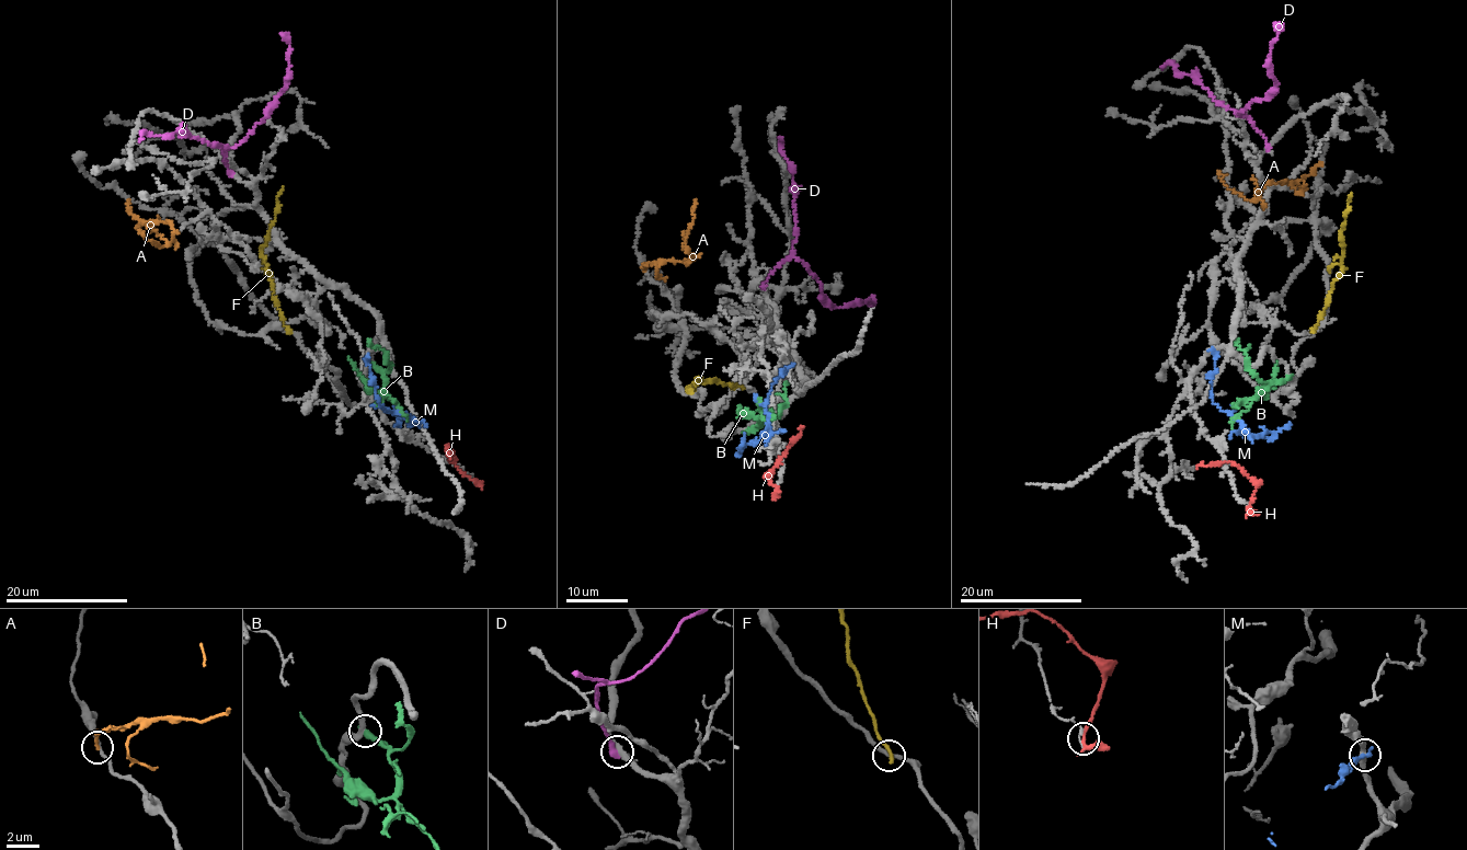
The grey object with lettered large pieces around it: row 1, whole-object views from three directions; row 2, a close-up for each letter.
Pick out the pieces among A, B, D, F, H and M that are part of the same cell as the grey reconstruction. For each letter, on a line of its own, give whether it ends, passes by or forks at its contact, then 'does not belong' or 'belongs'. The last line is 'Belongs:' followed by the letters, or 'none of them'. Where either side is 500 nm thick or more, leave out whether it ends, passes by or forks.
A: it ends | does not belong
B: it ends | does not belong
D: it ends | does not belong
F: it ends | does not belong
H: it forks | does not belong
M: it ends | does not belong
Belongs: none of them

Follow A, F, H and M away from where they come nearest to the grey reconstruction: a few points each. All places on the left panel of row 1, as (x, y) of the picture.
A: (130, 200), (135, 218), (144, 221), (171, 224), (173, 238), (162, 248), (137, 231)
F: (288, 332), (262, 257), (262, 244), (266, 241), (268, 227), (275, 219), (283, 187)
H: (474, 481), (454, 463), (446, 446), (449, 458)
M: (367, 355), (378, 403), (410, 421), (401, 418), (399, 425), (396, 425)

